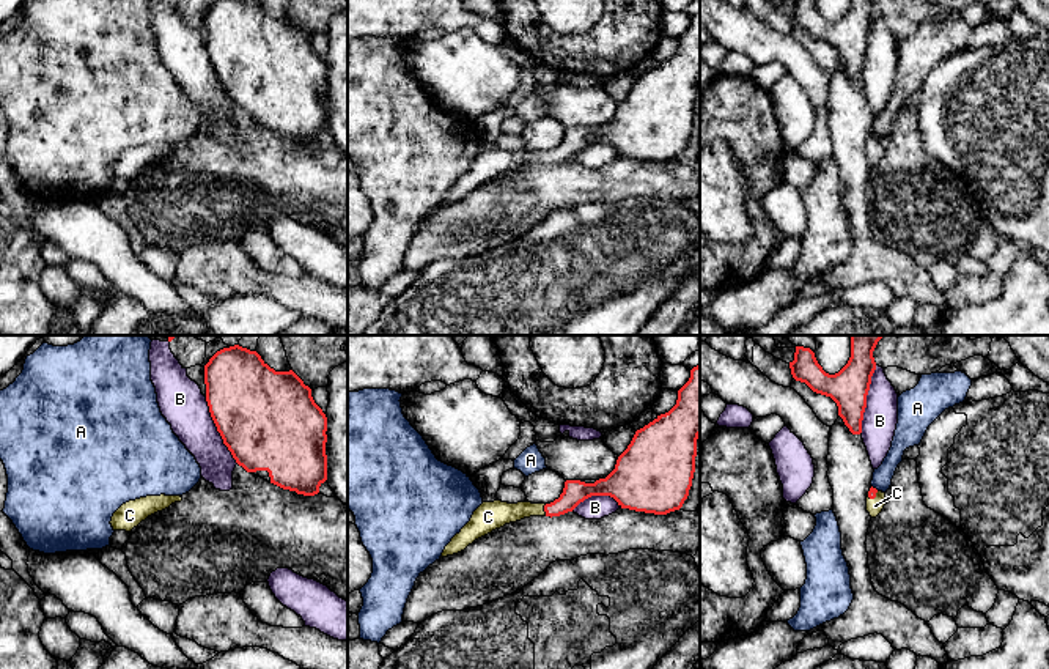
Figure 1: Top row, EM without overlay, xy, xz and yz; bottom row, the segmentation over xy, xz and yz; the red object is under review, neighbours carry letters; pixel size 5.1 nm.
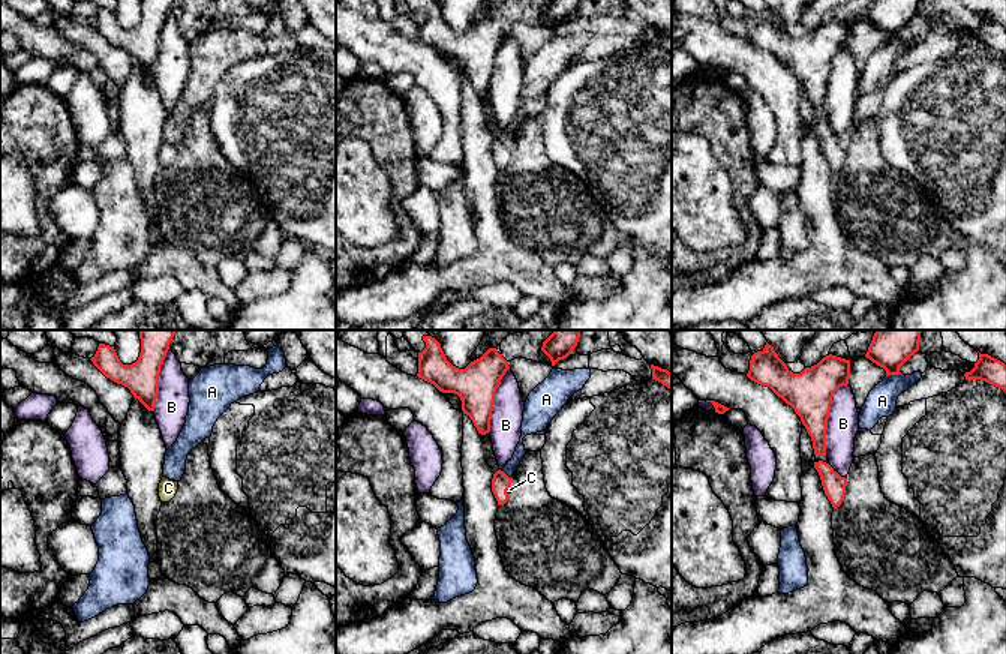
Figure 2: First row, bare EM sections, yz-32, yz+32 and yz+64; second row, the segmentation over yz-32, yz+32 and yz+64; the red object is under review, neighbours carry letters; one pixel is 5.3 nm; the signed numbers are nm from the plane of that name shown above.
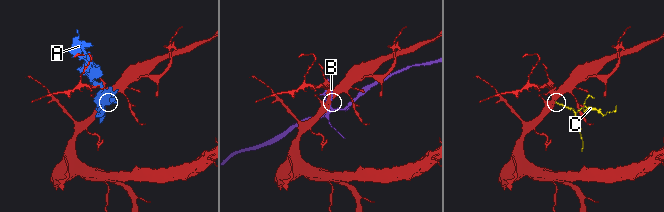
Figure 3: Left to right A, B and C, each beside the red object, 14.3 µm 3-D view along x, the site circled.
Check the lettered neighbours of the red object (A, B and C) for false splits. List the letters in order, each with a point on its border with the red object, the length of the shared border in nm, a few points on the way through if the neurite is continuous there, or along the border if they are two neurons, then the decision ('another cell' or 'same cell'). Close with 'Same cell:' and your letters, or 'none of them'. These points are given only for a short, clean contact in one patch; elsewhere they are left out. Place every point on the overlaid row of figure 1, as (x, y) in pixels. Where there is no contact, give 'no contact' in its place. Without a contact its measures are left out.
A: contact yz (875, 488); length 50 nm; another cell
B: contact yz (865, 400); length 360 nm; another cell
C: contact xz (544, 510); length 60 nm; way xz (574, 491), (559, 507), (544, 510), (497, 513); same cell
Same cell: C

